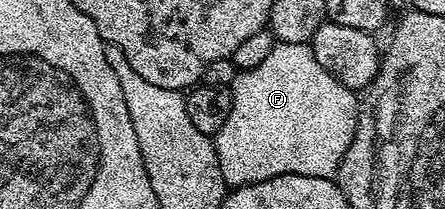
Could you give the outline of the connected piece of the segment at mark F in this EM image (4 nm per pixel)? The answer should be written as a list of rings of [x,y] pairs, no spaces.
[[[278,42],[264,61],[256,64],[256,68],[235,73],[232,112],[228,112],[224,128],[213,135],[222,178],[230,188],[272,180],[285,174],[333,179],[344,160],[344,152],[348,152],[348,144],[352,144],[359,109],[359,95],[320,68],[320,60],[316,60],[309,44]]]

